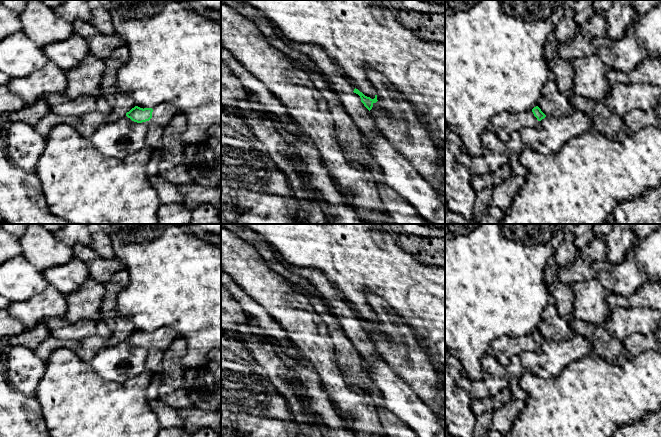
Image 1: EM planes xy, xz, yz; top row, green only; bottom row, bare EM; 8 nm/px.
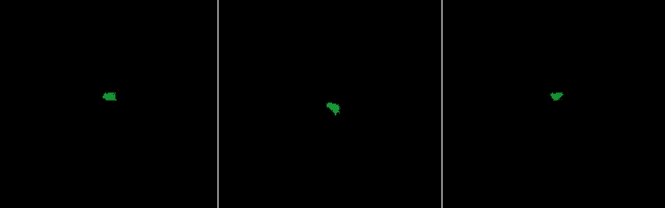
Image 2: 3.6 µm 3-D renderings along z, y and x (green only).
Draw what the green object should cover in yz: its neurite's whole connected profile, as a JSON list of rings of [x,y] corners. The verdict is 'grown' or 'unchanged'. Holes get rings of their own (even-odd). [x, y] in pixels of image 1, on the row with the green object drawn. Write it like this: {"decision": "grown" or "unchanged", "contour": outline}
{"decision": "grown", "contour": [[[538,106],[524,112],[502,112],[492,117],[488,130],[506,142],[513,132],[535,127],[545,117]]]}

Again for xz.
{"decision": "grown", "contour": [[[367,67],[366,76],[376,92],[375,98],[371,99],[365,96],[356,88],[353,92],[360,96],[361,102],[376,120],[377,127],[381,133],[386,137],[389,143],[418,170],[422,177],[434,189],[445,187],[445,165],[438,158],[434,141],[427,130],[422,127],[418,113],[412,105],[400,95],[397,88],[384,75]]]}

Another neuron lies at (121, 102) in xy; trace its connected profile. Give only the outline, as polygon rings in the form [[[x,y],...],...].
[[[119,92],[115,95],[115,103],[113,111],[106,117],[106,120],[113,121],[126,116],[132,108],[136,106],[131,97],[125,97]]]

